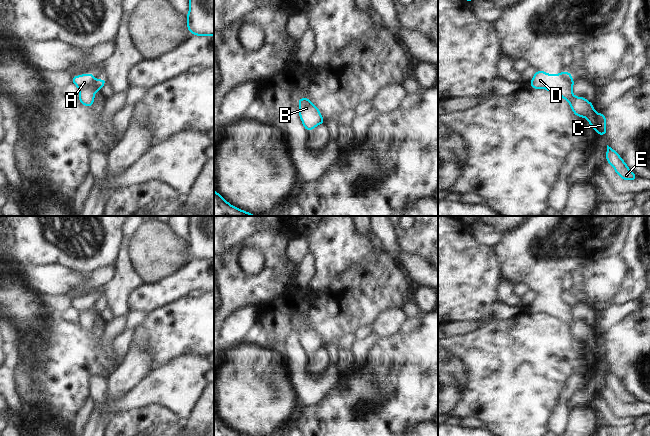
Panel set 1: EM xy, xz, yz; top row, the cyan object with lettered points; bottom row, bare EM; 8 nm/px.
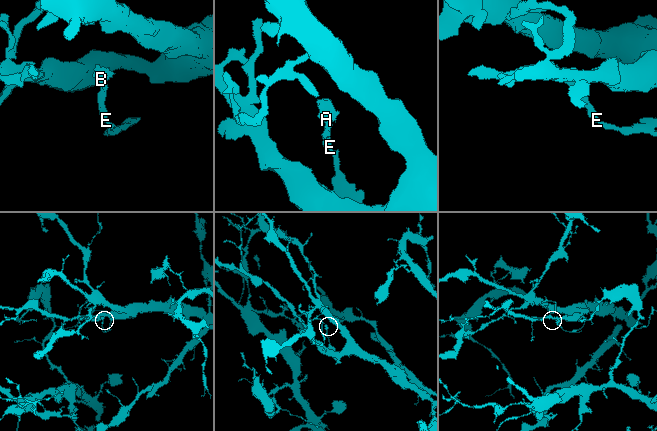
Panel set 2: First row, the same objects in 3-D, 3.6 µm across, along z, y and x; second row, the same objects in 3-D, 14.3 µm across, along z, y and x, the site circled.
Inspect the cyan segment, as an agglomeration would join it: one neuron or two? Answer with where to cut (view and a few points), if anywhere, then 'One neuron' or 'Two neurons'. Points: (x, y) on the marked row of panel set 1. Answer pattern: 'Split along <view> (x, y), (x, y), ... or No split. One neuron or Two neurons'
No split. One neuron.

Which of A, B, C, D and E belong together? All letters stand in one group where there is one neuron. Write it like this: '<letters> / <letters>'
A B C D E

